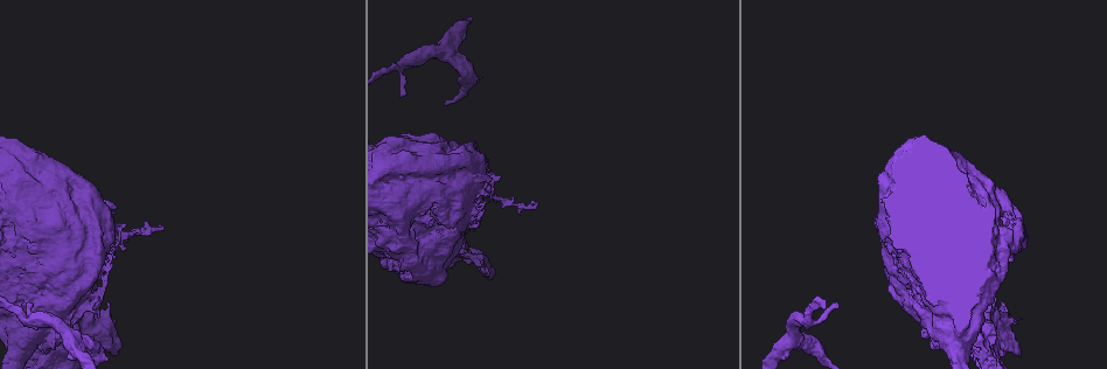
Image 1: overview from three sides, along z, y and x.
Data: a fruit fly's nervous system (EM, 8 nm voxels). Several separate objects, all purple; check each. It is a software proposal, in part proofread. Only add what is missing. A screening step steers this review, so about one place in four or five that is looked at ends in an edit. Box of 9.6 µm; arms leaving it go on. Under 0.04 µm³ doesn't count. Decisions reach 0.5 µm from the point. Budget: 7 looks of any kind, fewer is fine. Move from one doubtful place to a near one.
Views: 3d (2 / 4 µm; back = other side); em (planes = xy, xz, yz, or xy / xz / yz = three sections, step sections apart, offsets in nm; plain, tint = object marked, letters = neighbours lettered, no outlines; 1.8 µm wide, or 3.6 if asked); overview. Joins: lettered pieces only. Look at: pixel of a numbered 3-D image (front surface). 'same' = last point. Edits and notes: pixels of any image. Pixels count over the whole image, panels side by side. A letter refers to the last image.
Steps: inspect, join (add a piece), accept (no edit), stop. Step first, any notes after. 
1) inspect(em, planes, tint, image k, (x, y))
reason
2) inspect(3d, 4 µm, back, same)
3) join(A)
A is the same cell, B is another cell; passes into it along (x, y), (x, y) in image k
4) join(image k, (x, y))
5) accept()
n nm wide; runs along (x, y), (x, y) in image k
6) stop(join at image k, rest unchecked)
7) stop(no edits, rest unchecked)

inspect(3d, 4 µm, image 1, (1017, 324))
an open end

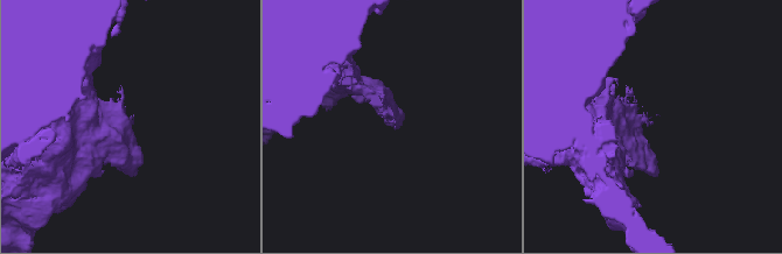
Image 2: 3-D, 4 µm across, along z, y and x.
inspect(em, xz, step 8, tint, image 2, (132, 120))

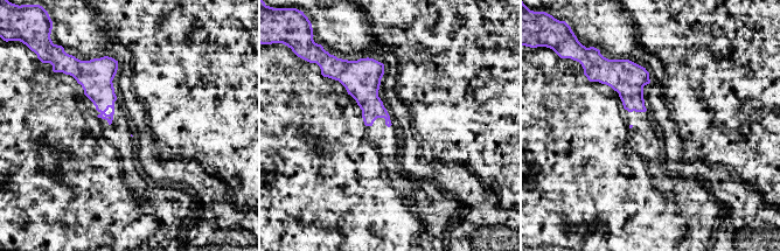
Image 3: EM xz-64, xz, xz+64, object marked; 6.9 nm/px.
inspect(em, planes, letters, same)
another direction

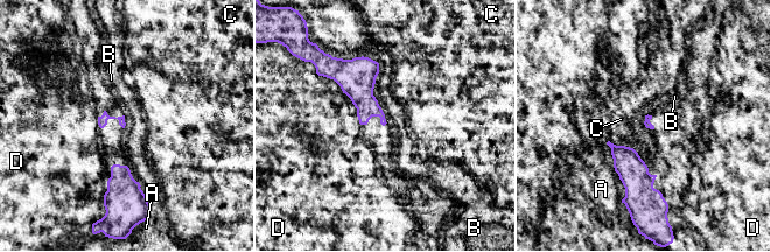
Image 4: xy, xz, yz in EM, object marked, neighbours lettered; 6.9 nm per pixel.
accept()
A, B, C and D are other cells; none of them fits

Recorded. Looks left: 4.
inspect(em, xy, step 16, letters, image 1, (400, 95))
tapers out

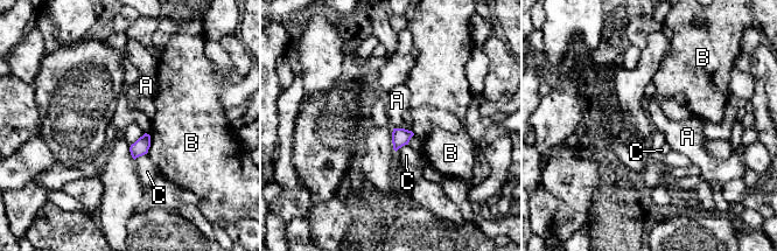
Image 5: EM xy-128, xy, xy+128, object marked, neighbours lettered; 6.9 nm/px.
inspect(em, yz, step 4, letters, same)

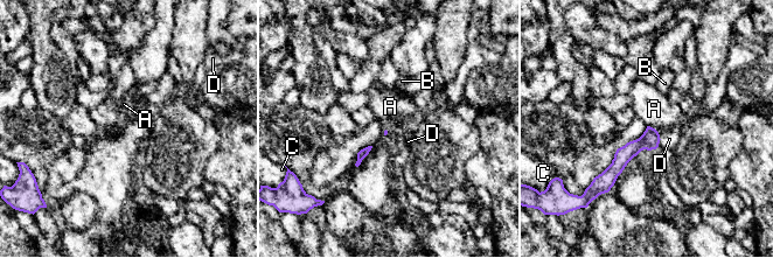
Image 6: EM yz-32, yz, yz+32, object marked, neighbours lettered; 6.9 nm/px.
join(D)
D is the same cell, A, B and C are other cells; passes into it along (649, 140), (660, 139), (669, 139) in image 6; the neuron continues

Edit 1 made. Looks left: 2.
inspect(overview)
see it whole again

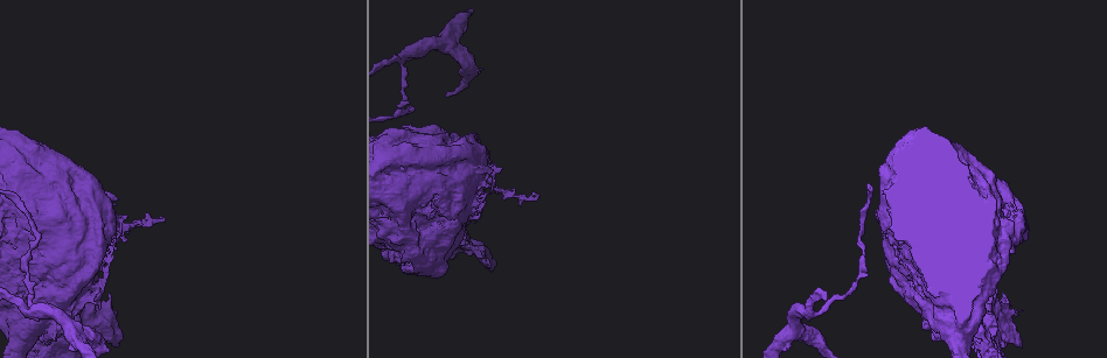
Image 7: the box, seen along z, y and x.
inspect(em, planes, letters, image 7, (822, 343))
thick turns thin

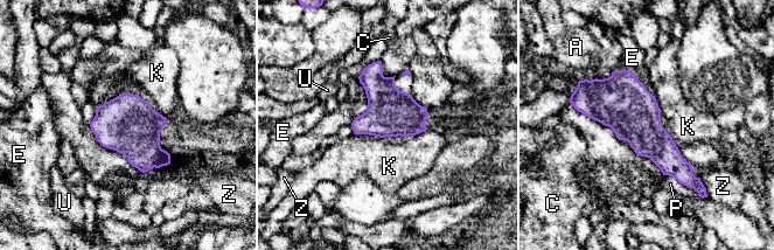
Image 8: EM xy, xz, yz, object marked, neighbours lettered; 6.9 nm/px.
accept()
P touches over 260 nm; A, C, E, K, P, U and Z are other cells; border along (354, 132), (378, 136), (381, 138) in image 8; none of them fits

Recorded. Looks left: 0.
stop(join at image 6, rest unchecked)

